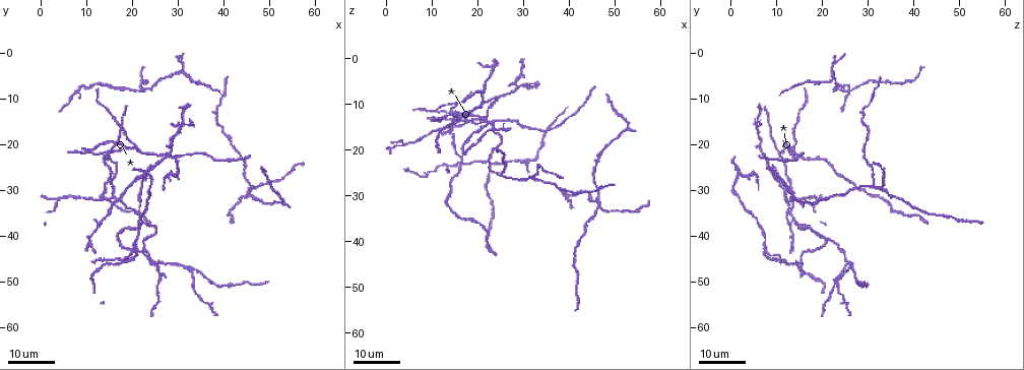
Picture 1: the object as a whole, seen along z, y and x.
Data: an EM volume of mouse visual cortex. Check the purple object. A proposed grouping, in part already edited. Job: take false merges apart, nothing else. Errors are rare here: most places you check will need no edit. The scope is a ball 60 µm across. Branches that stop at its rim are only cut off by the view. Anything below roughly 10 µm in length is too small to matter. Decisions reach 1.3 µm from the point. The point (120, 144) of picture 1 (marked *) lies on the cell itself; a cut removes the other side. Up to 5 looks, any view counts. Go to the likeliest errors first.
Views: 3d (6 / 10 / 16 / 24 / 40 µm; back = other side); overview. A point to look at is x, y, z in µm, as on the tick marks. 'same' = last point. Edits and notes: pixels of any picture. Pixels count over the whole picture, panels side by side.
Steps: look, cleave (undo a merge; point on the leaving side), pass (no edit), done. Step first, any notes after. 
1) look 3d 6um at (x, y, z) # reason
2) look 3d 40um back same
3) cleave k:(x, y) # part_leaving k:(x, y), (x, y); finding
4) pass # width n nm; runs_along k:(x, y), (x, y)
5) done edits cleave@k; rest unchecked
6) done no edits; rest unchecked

look 3d 16um at (25.0, 46.0, 26.0) # thin arm on a thick one

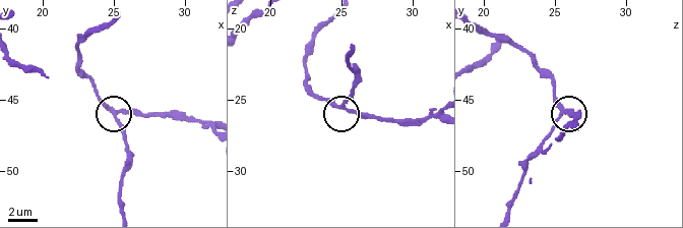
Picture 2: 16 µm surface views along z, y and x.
look 3d 10um at (25.2, 46.0, 25.6) # zoom in

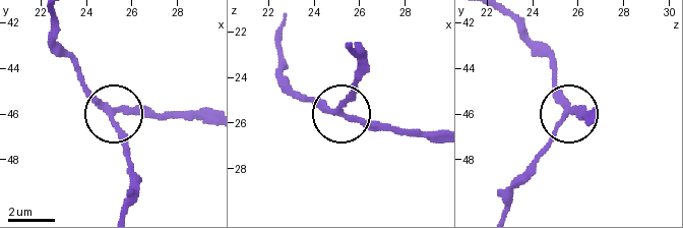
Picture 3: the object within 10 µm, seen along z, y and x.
pass # side_arm 15 um; runs_along 3:(53, 16), (55, 40), (109, 115), (126, 155); continuous, no second cell

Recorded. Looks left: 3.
look 3d 24um at (32.5, 46.5, 26.0) # three-way junction

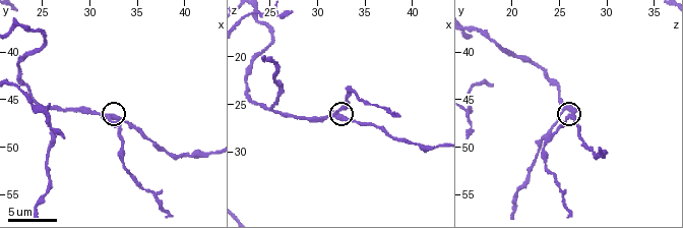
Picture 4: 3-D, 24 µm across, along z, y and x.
look 3d 10um at (32.4, 47.2, 25.8)

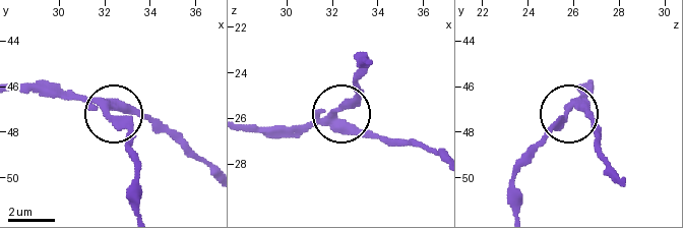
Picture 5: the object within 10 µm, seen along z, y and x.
pass # arms 3; one cell here

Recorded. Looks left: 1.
done no edits; rest unchecked

